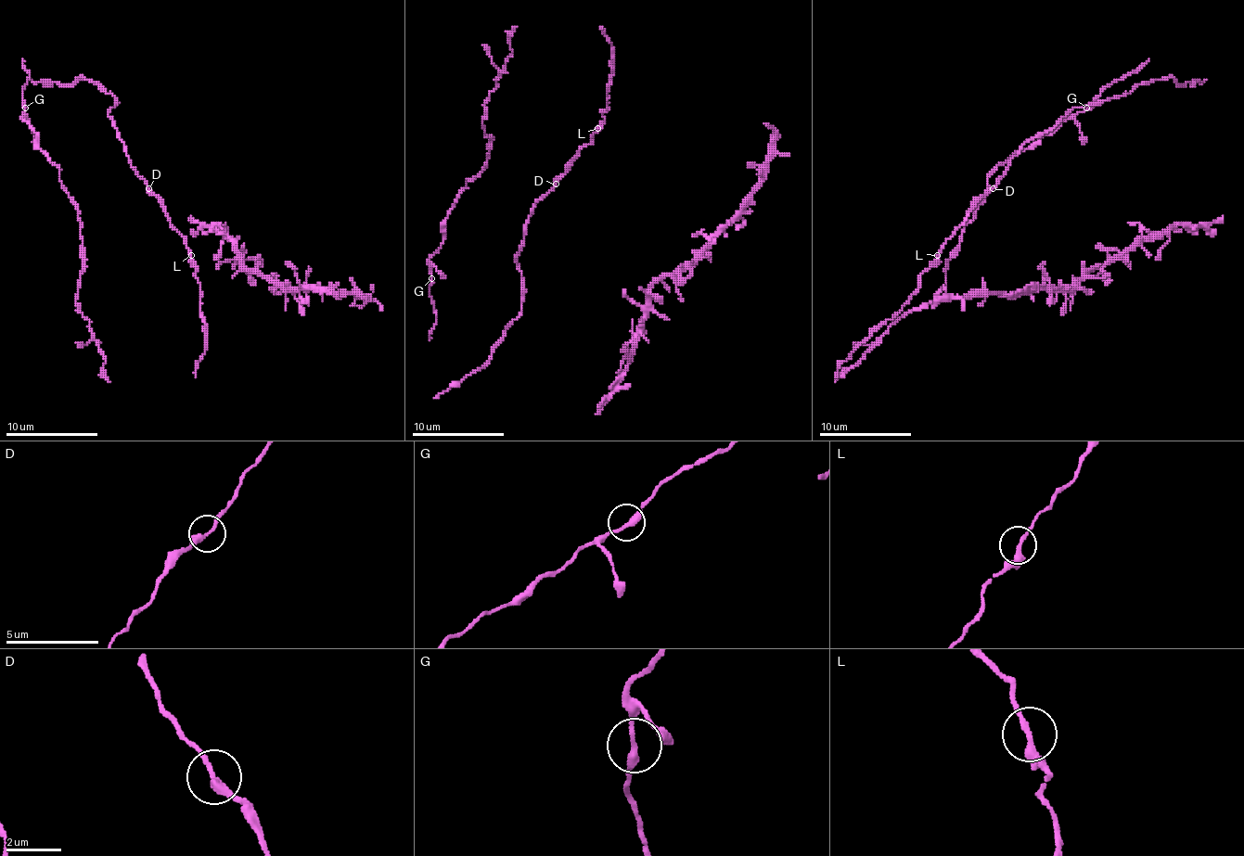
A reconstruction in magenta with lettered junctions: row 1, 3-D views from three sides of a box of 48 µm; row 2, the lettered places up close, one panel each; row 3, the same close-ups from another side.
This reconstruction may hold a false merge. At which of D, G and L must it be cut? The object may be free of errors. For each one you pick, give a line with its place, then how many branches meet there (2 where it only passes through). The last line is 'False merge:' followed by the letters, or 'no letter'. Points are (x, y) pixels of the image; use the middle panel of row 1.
False merge: no letter

